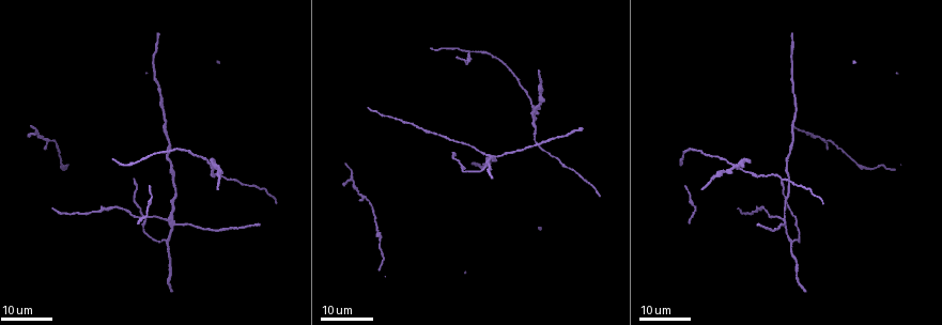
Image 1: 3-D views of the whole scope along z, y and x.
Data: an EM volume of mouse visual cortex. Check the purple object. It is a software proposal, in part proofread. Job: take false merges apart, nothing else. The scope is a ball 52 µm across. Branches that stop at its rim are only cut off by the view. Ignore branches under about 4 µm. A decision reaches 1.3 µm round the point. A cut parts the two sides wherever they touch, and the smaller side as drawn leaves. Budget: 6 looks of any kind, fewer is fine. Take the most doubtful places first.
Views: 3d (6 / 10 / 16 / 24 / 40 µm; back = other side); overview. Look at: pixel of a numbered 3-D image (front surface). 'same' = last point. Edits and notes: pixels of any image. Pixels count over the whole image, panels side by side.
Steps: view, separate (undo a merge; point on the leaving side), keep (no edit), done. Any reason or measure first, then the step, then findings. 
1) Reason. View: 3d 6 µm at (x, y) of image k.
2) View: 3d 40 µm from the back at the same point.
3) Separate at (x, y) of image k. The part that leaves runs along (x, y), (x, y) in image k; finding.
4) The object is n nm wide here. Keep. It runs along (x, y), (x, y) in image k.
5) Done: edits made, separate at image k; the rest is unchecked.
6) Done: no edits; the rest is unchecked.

Small branch off a trunk. View: 3d 24 µm at (214, 165) of image 1.

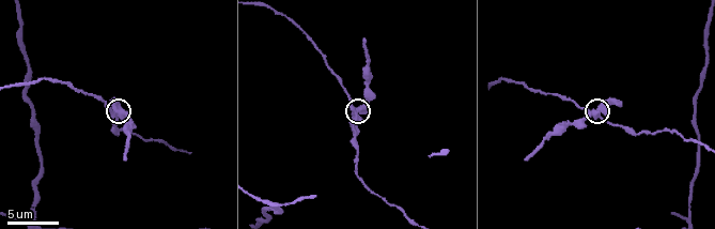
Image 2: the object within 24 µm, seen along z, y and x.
Closer look. View: 3d 6 µm at (357, 110) of image 2.

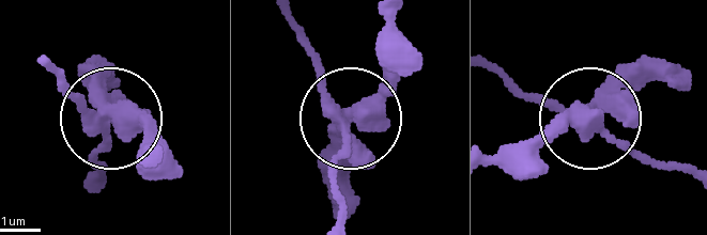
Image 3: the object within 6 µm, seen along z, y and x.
Separate at (659, 80) of image 3. The part that leaves runs along (106, 108), (148, 139), (148, 156) in image 3; a second neuron is stuck on.

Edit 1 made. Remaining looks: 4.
View: 3d 16 µm at (837, 147) of image 1.

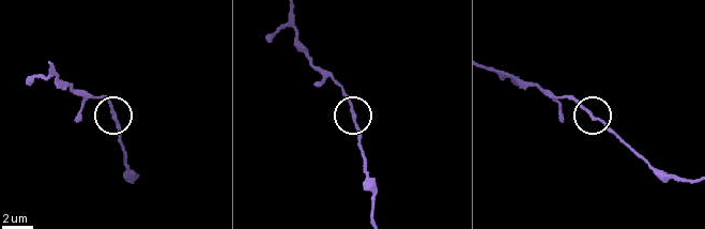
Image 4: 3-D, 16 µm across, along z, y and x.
View: 3d 10 µm at (116, 117) of image 4.

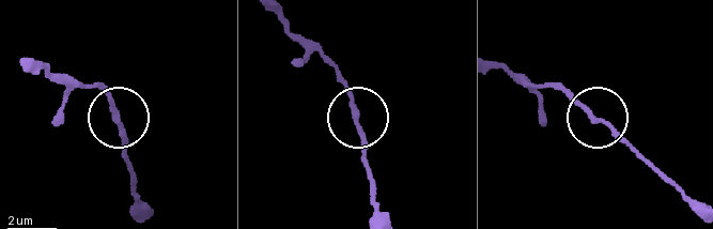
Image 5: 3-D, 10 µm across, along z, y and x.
The object is 190 nm wide here. Keep. Continuous, no second neuron.

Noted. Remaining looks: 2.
Thick turns thin. View: 3d 16 µm at (797, 216) of image 1.

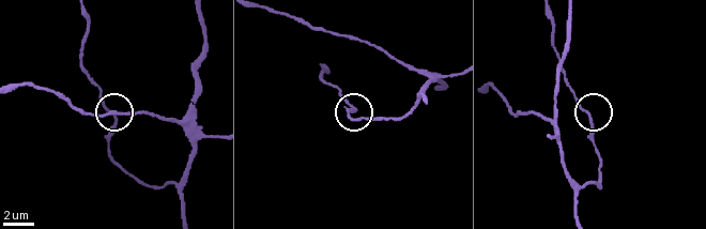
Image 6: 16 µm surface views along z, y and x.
View: 3d 10 µm at (589, 116) of image 6.

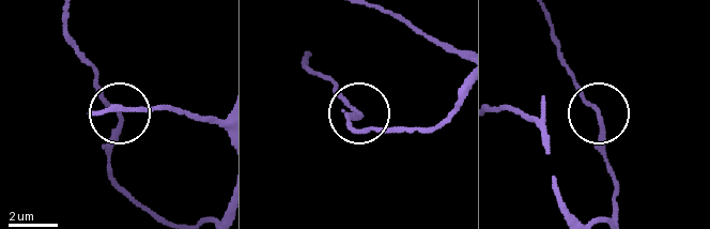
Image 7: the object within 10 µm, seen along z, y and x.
Keep. One neuron here.

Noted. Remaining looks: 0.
Done: edits made, separate at image 3; the rest is unchecked.

